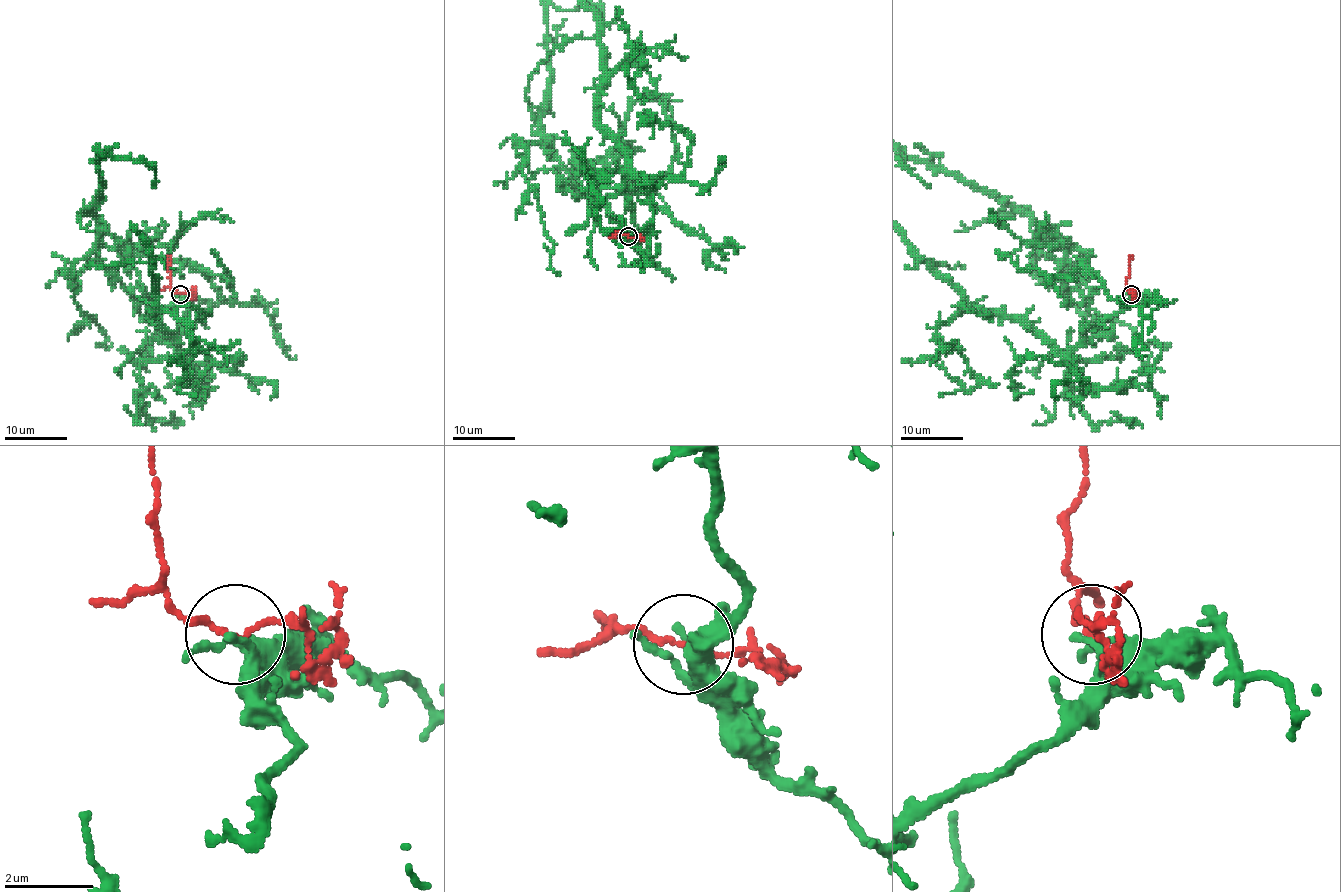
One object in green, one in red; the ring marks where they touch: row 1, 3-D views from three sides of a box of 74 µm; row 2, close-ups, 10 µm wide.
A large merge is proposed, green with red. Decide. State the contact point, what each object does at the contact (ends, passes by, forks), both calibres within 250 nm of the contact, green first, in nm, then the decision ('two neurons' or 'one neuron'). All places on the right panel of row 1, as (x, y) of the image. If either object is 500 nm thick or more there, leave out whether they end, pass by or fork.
(1131, 294) | green ends | red passes by | 200/110 nm | two neurons

